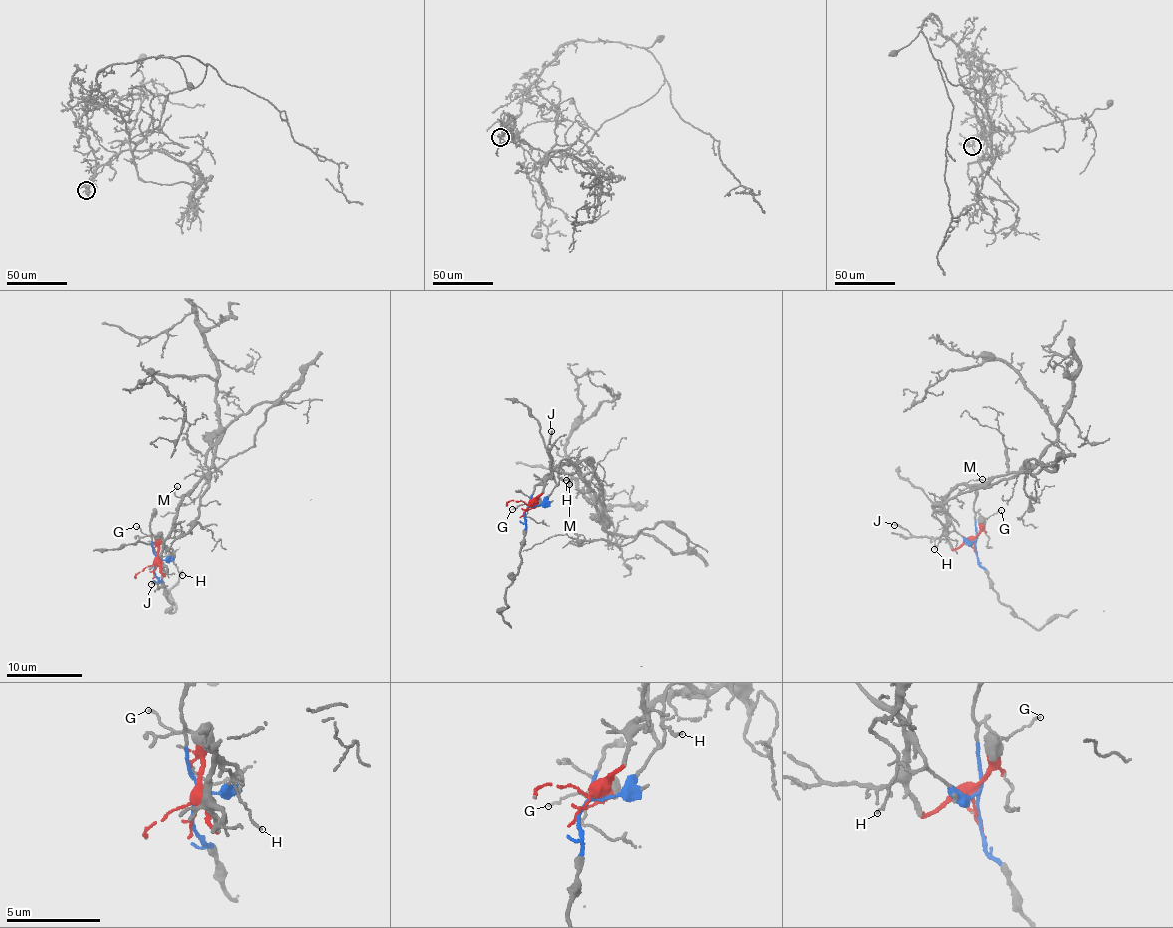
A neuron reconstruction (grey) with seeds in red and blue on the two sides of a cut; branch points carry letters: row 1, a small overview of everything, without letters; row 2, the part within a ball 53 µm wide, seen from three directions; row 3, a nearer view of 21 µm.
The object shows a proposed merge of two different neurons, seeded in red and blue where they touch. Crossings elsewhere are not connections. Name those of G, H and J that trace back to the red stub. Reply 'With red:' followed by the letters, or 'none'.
With red: G, J

